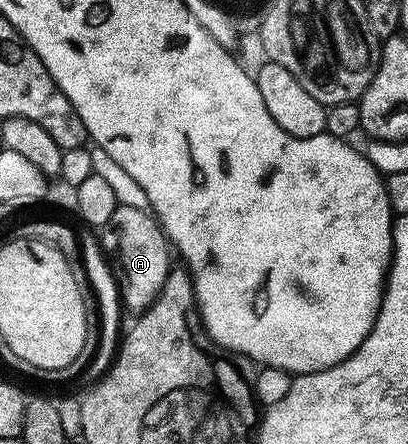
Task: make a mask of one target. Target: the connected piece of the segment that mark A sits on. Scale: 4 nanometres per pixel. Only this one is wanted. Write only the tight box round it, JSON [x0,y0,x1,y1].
[100,205,172,312]

